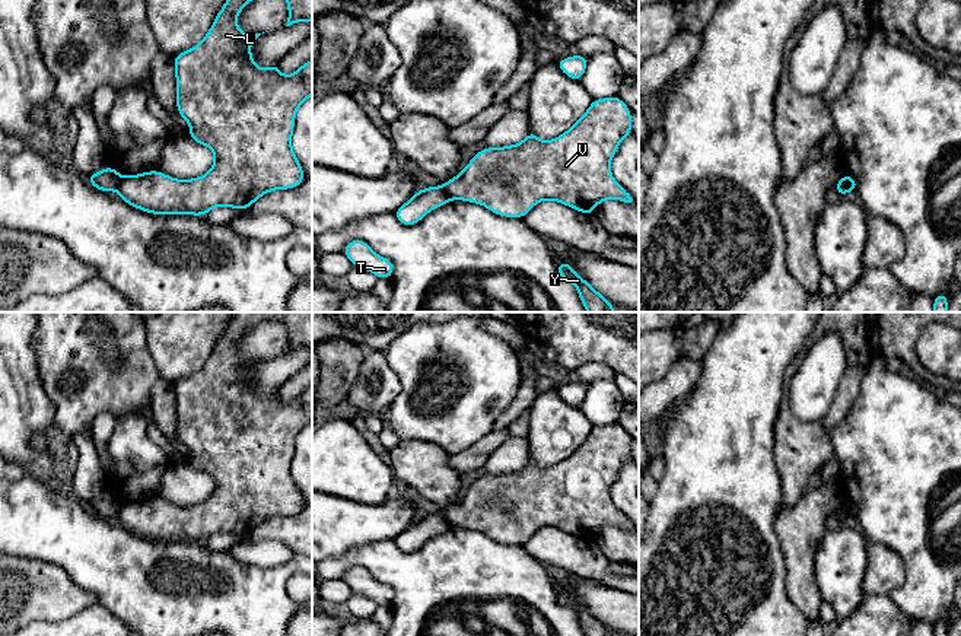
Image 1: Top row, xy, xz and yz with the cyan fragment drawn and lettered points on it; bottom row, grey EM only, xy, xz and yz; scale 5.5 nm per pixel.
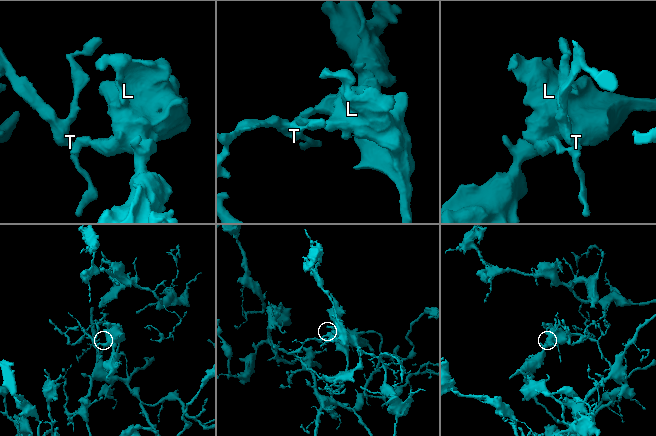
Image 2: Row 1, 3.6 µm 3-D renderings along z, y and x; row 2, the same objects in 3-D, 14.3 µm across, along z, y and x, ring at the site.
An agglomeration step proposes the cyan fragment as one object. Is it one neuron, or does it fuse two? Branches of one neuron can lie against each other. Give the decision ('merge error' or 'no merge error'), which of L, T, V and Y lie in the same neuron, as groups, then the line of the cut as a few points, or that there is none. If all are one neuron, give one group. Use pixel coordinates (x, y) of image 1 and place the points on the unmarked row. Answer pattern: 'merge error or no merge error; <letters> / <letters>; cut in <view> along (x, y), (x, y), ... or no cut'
merge error; L V Y / T; cut in xy along (121, 503), (115, 515)

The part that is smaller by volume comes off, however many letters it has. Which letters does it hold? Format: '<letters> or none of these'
T

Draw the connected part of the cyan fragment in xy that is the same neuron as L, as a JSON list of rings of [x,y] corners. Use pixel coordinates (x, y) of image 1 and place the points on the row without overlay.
[[[233,312],[203,368],[174,384],[176,436],[190,451],[188,465],[213,477],[214,492],[192,506],[176,506],[160,497],[121,503],[117,518],[127,531],[152,541],[206,543],[217,532],[242,538],[261,522],[296,515],[305,506],[292,476],[292,459],[296,438],[312,422],[312,387],[290,403],[279,398],[279,389],[260,395],[249,373],[261,360],[242,360],[236,349],[244,333],[264,319],[280,319],[286,325],[286,353],[312,349],[312,312]]]

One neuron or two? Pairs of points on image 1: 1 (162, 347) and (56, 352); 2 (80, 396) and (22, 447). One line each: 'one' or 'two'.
1: two
2: two

